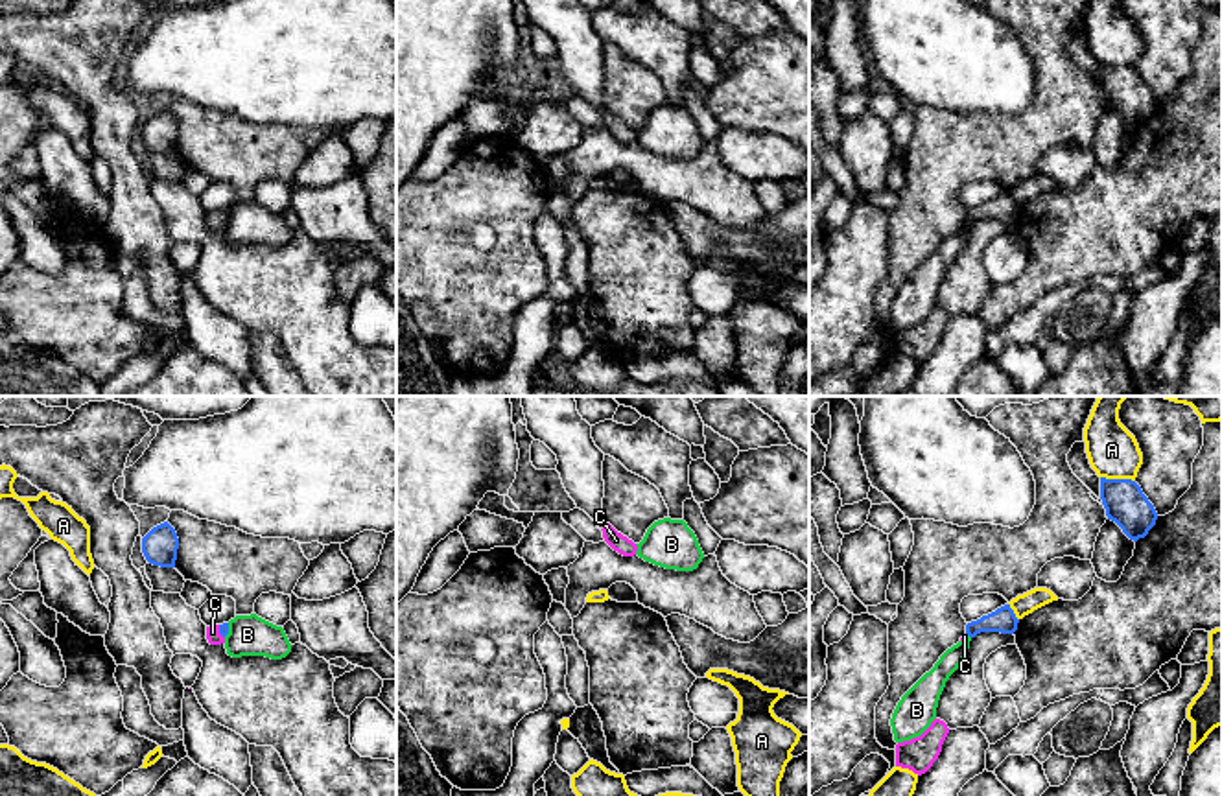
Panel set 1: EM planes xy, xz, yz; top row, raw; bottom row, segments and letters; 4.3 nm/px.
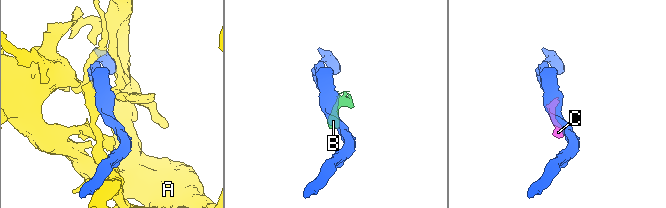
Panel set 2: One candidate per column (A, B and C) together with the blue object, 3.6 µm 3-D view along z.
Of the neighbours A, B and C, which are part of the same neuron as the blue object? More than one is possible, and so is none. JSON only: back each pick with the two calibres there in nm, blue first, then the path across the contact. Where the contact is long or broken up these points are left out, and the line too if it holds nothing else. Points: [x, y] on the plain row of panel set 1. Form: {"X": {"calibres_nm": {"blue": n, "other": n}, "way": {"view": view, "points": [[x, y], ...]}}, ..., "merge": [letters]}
{"C": {"calibres_nm": {"blue": 50, "other": 60}, "way": {"view": "xy", "points": [[223, 216], [220, 220], [212, 220]]}}, "merge": ["C"]}

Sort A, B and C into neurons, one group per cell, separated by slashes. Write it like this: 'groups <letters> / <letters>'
groups A B / C

